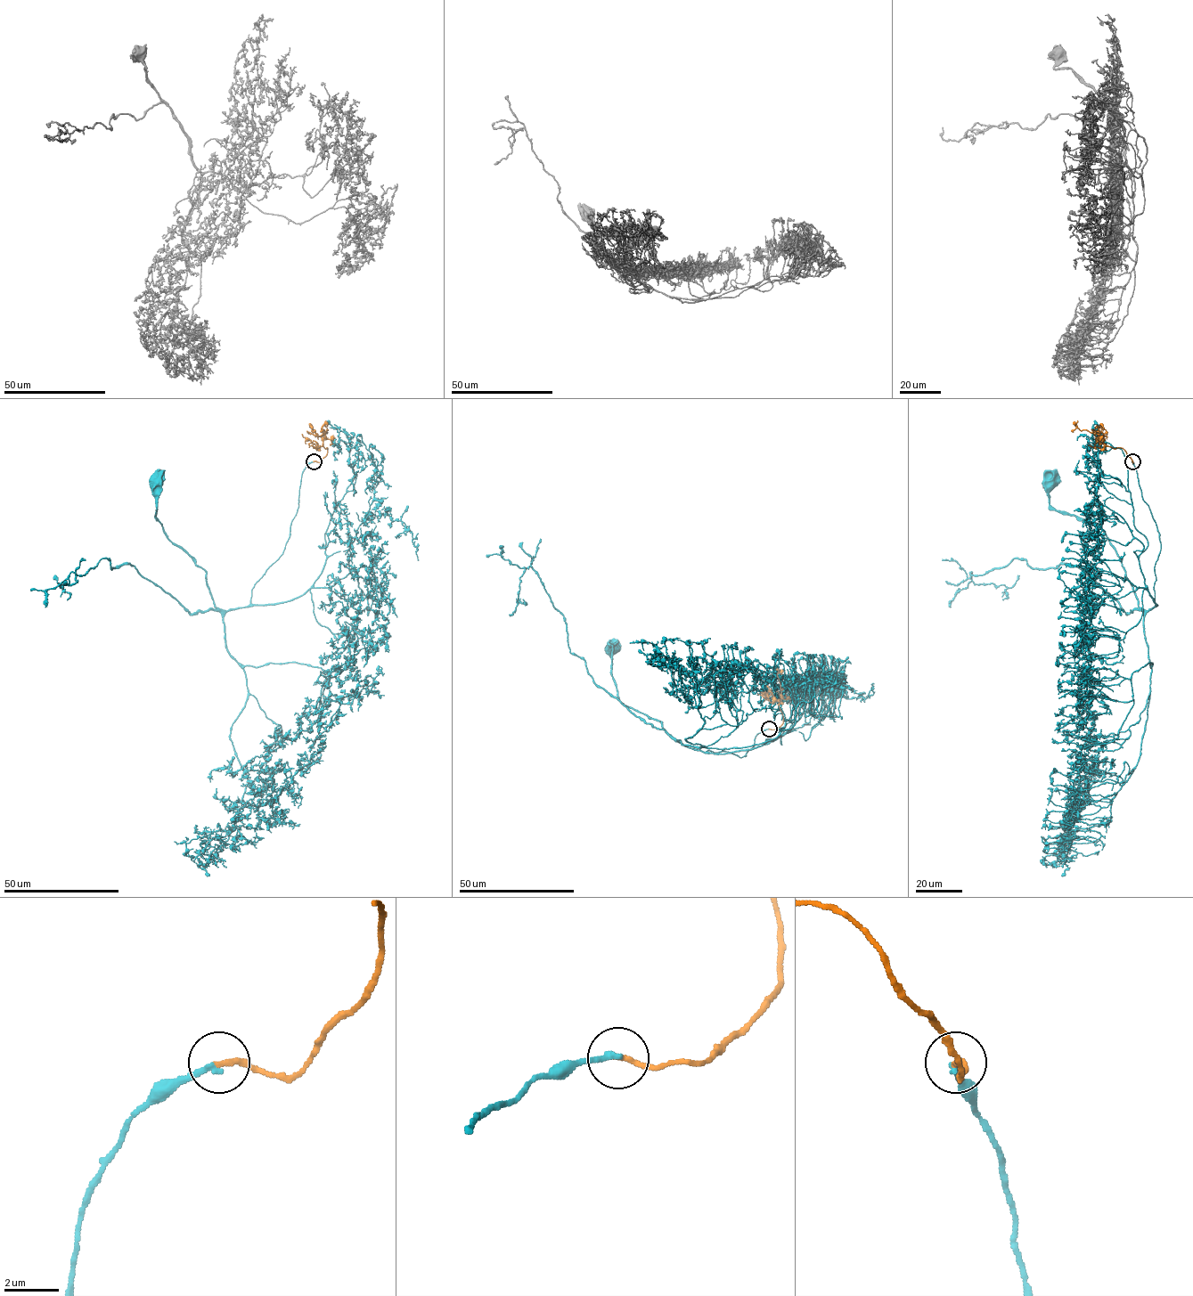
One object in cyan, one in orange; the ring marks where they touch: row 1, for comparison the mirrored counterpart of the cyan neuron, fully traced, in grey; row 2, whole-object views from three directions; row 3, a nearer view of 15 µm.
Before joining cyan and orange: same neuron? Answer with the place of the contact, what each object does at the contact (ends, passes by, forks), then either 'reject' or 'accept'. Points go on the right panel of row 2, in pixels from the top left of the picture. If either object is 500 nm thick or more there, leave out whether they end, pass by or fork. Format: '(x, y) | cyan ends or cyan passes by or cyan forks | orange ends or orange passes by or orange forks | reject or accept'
(1132, 461) | cyan ends | orange ends | accept

